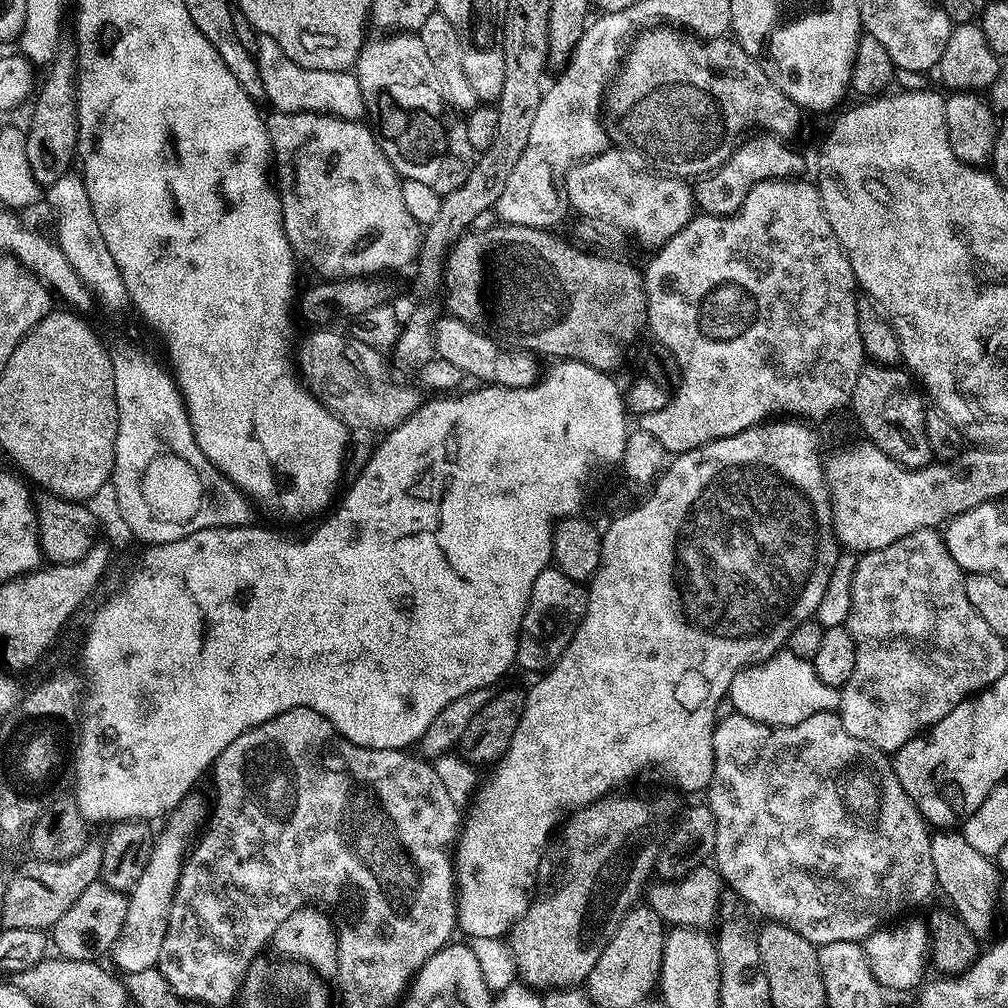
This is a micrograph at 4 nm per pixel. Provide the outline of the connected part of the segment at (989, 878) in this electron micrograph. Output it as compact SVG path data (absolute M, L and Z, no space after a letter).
M936 830L931 833L930 837L930 859L934 862L934 874L936 875L939 895L942 894L949 900L945 901L956 916L962 918L966 930L970 930L978 938L984 938L988 932L988 923L992 920L992 910L994 912L998 906L998 893L1002 876L997 865L989 857L978 854L978 850L974 850L974 846L970 846L970 842L966 842L963 831Z

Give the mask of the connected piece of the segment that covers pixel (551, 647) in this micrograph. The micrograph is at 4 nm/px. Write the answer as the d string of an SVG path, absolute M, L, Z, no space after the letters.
M554 566L544 568L542 574L534 578L534 590L530 590L526 614L520 627L516 664L535 674L543 674L554 667L566 646L570 646L587 609L587 591L577 581L566 578L566 574Z

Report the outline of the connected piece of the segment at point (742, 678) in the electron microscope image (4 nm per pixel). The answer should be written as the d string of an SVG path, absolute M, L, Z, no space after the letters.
M781 650L773 654L766 662L744 668L739 672L734 678L734 682L728 687L727 699L732 700L731 711L735 715L768 724L771 728L785 728L794 726L798 722L806 722L806 718L819 712L836 712L840 707L840 689L826 686L826 682L822 682L822 678L818 678L812 661L803 660L792 652Z

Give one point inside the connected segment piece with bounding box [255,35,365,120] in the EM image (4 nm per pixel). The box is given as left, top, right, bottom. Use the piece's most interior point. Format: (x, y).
(290, 87)

